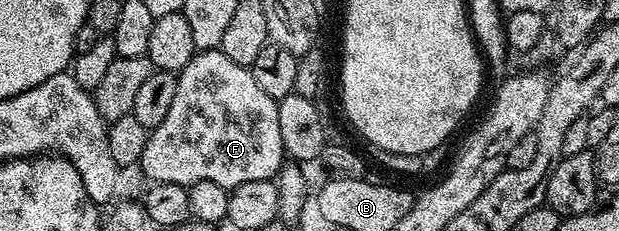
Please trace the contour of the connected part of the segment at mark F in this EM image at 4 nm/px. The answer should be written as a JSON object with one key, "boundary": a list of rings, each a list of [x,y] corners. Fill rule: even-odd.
{"boundary":[[[210,48],[204,52],[196,51],[195,57],[177,73],[177,95],[173,97],[173,102],[169,106],[169,114],[165,114],[165,122],[161,122],[161,126],[150,129],[145,142],[145,150],[141,154],[137,168],[138,171],[141,170],[148,176],[148,181],[157,184],[173,182],[190,186],[197,182],[217,182],[217,186],[230,190],[245,182],[261,182],[272,179],[279,175],[279,169],[284,167],[284,164],[285,153],[281,142],[281,125],[277,122],[277,101],[269,94],[265,94],[265,90],[261,90],[261,86],[257,86],[257,78],[253,78],[250,68],[233,62],[233,58],[227,57],[218,48]]]}

